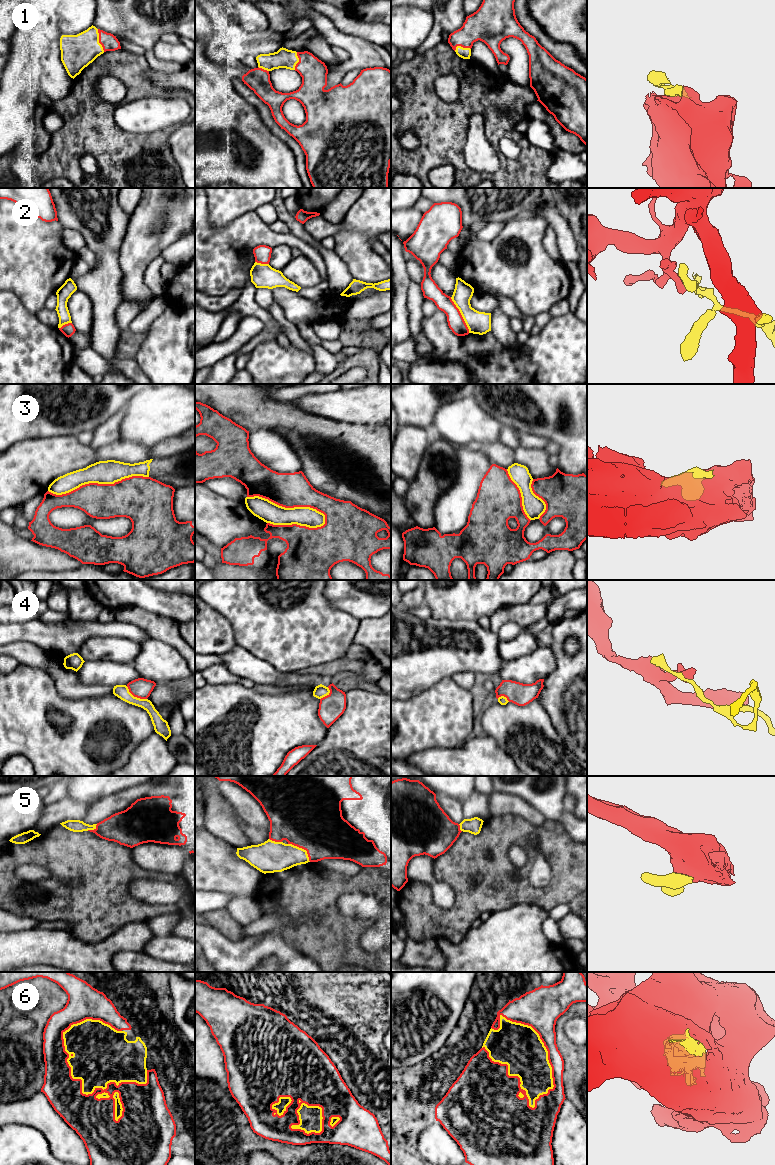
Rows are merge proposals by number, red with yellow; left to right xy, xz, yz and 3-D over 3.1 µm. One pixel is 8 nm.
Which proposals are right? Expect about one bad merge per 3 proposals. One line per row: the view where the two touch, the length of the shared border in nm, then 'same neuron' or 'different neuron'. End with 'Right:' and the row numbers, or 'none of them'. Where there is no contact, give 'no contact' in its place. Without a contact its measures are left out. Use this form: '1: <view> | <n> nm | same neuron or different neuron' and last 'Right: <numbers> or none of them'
1: xy | 190 nm | same neuron
2: yz | 320 nm | different neuron
3: xz | 650 nm | different neuron
4: xy | 200 nm | different neuron
5: xz | 240 nm | same neuron
6: xy | 800 nm | same neuron
Right: 1, 5, 6

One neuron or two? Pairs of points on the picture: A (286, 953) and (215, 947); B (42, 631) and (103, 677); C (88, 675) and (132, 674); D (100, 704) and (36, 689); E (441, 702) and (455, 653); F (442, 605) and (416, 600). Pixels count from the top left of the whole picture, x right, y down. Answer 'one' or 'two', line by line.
A: one
B: two
C: one
D: one
E: two
F: two

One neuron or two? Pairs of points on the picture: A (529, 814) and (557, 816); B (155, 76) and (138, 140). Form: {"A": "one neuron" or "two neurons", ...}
{"A": "two neurons", "B": "two neurons"}

